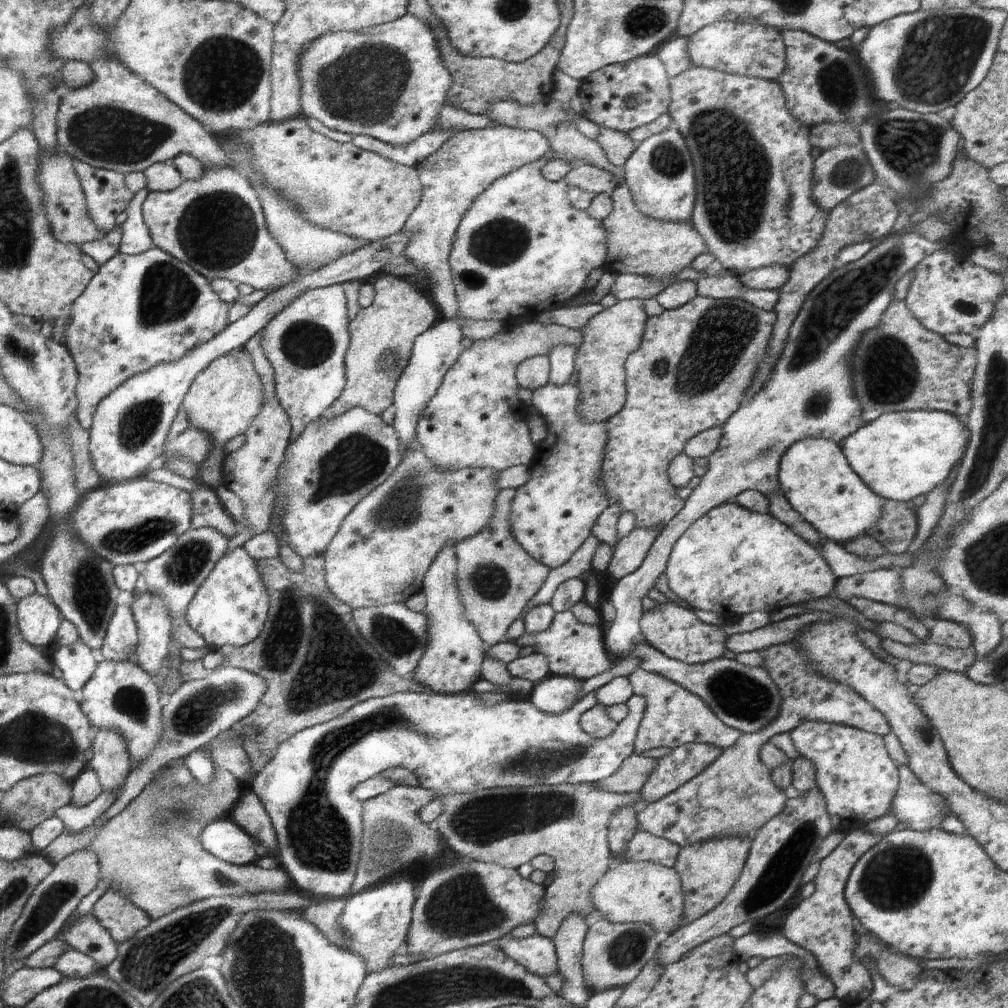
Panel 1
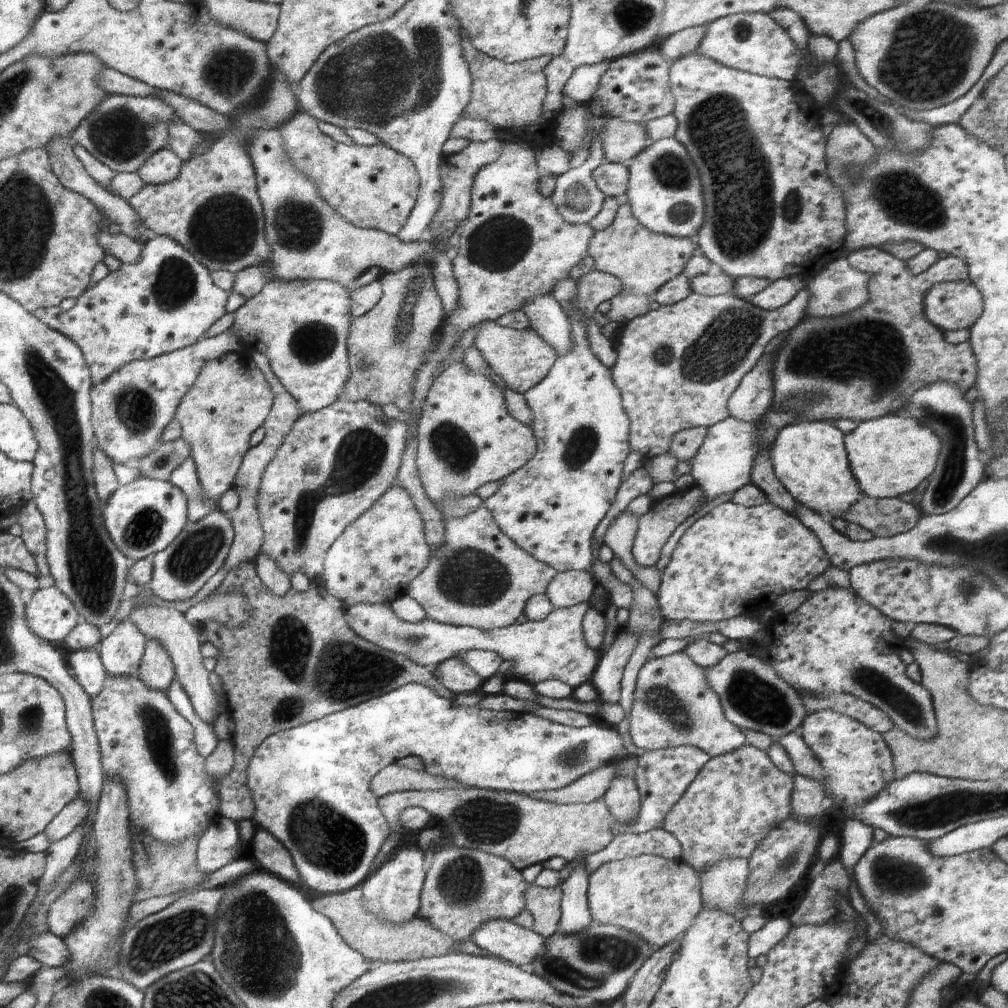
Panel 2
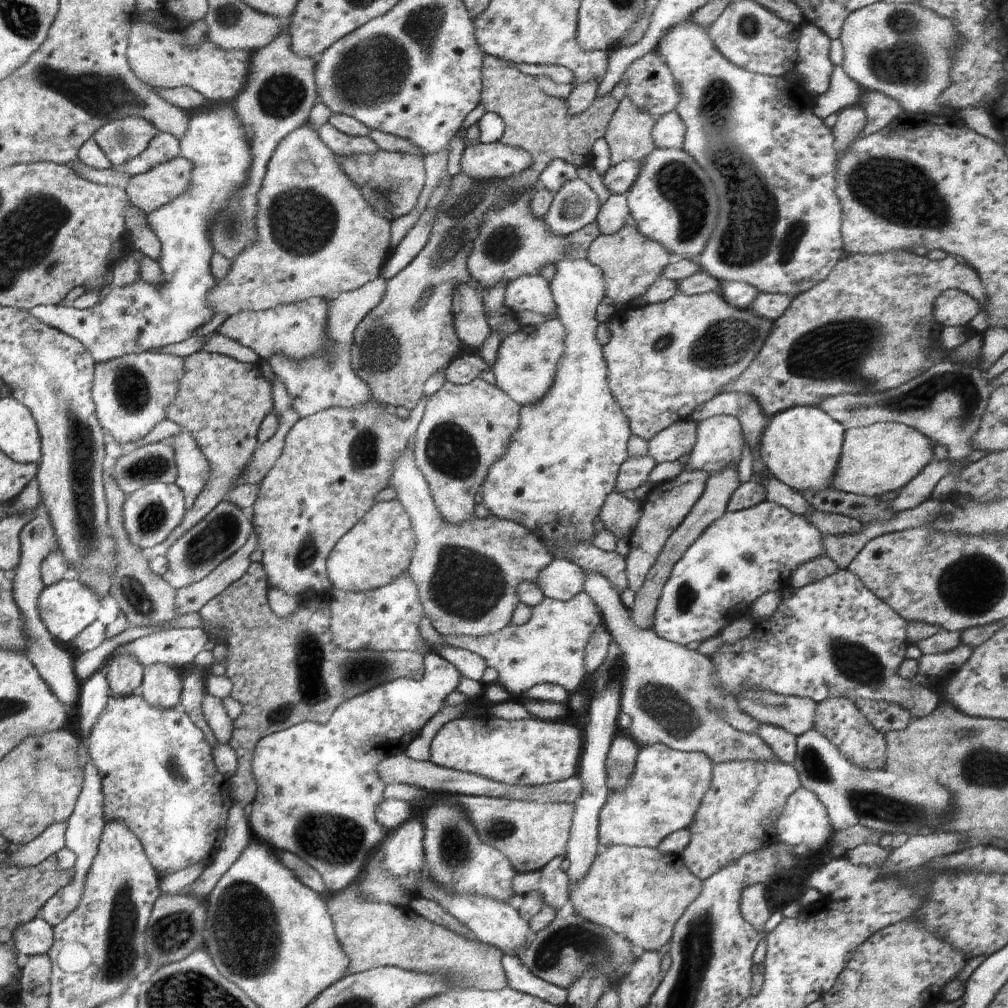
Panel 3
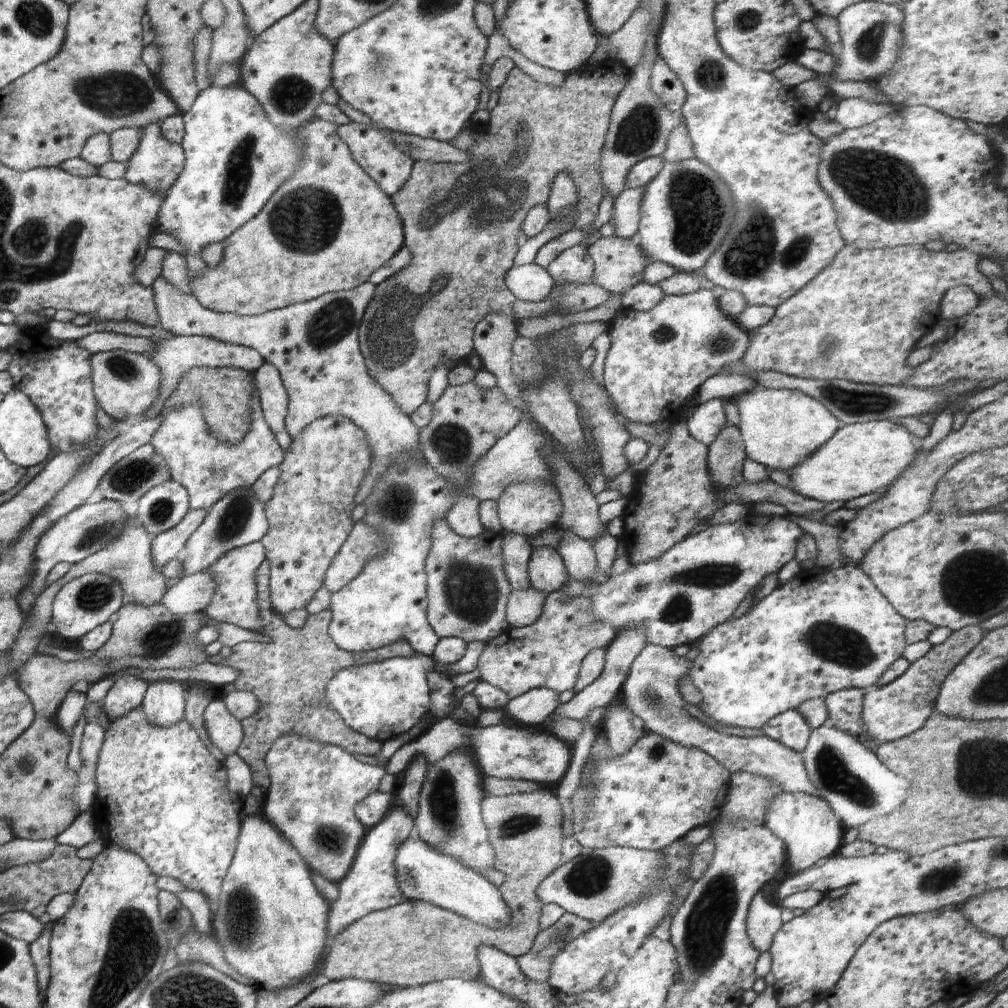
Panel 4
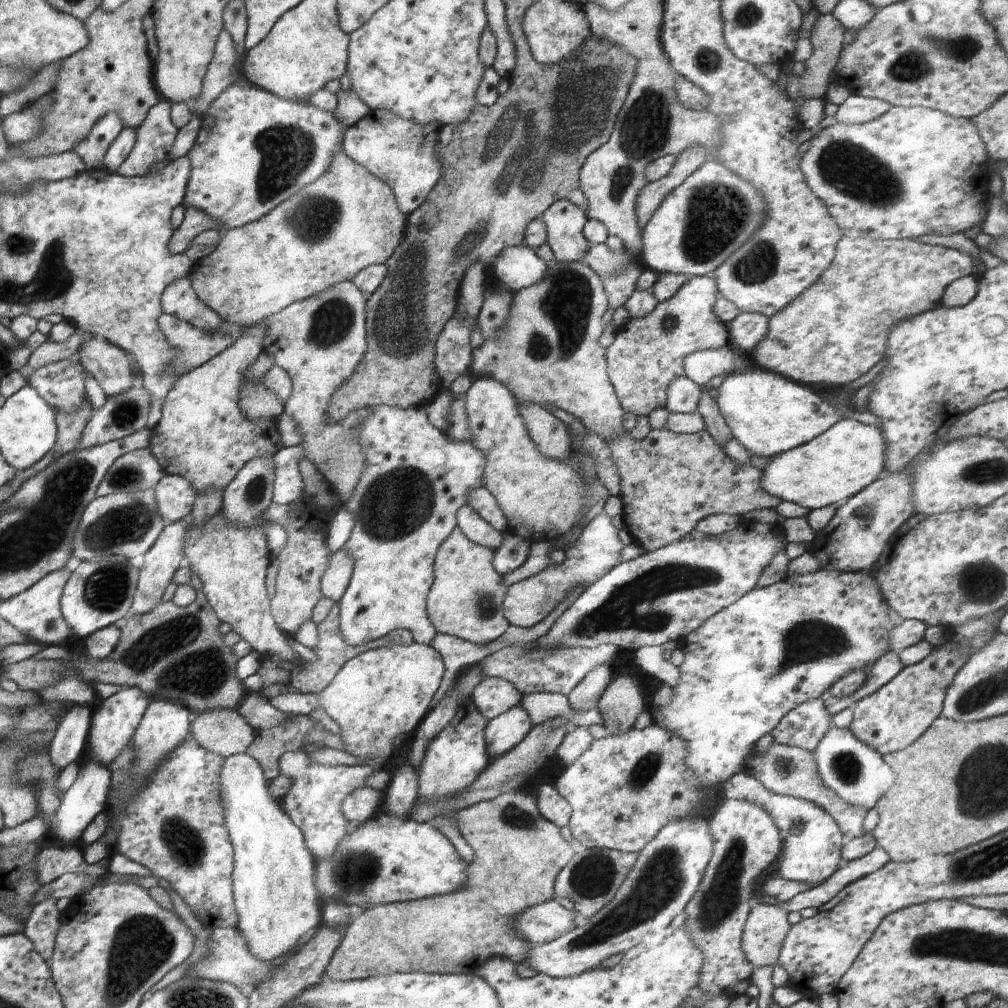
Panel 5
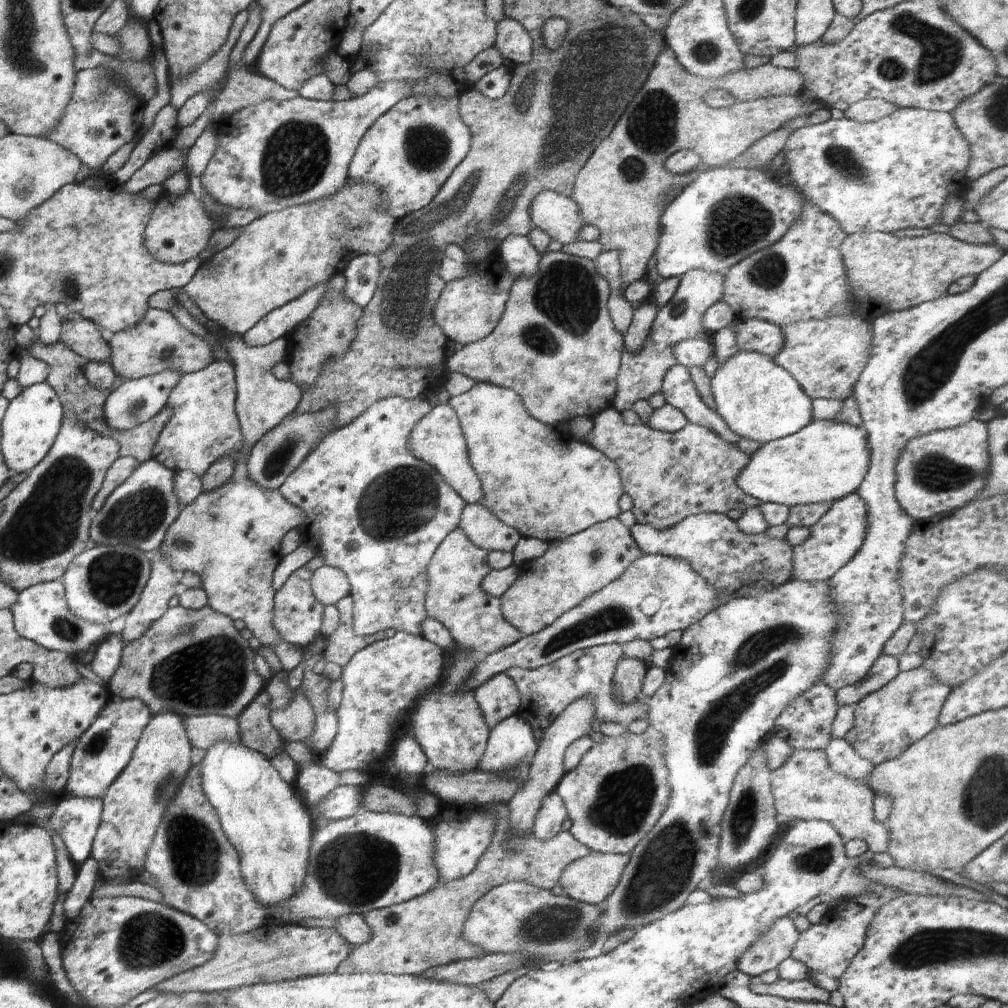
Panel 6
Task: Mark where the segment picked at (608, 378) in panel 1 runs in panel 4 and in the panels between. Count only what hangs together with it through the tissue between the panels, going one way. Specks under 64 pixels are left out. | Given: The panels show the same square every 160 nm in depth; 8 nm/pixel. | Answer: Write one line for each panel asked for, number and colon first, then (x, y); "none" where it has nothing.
2: (643, 260)
3: (630, 262)
4: (619, 264)

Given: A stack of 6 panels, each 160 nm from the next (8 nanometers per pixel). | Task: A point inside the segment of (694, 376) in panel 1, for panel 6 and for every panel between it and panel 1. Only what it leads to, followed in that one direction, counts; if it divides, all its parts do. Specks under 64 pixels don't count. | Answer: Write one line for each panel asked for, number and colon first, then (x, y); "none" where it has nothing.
2: (676, 368)
3: (665, 359)
4: (658, 359)
5: (647, 354)
6: (641, 373)

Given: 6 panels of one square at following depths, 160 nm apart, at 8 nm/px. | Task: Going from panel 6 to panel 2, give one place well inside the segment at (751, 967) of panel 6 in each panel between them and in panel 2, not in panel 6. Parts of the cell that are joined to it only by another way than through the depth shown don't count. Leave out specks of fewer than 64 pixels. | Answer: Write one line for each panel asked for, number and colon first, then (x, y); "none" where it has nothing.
2: (722, 883)
3: (752, 906)
4: (763, 919)
5: (766, 926)

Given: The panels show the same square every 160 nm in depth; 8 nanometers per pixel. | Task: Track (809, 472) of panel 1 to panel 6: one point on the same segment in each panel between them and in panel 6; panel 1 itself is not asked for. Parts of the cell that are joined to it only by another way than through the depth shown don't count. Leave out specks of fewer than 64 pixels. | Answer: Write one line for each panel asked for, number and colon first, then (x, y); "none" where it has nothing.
2: (809, 457)
3: (801, 447)
4: (781, 428)
5: (768, 414)
6: (759, 400)

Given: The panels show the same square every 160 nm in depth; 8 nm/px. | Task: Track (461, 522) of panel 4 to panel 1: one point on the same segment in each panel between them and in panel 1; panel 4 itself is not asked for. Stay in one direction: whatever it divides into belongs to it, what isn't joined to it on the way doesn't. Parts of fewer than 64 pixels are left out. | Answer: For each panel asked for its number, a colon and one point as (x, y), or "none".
1: (475, 420)
2: (466, 437)
3: (465, 429)

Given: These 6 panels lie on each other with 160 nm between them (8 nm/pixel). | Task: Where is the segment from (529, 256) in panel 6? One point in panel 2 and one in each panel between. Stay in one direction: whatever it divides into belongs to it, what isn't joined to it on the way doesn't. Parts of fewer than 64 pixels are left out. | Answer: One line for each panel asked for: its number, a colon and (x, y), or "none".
2: (547, 318)
3: (531, 292)
4: (531, 282)
5: (516, 268)

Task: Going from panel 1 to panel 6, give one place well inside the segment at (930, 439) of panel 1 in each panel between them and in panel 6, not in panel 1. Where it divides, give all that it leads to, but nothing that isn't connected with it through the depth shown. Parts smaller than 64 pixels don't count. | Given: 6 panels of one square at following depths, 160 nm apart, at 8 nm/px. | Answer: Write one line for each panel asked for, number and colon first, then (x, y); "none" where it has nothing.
2: (889, 456)
3: (882, 457)
4: (862, 458)
5: (836, 465)
6: (827, 460)

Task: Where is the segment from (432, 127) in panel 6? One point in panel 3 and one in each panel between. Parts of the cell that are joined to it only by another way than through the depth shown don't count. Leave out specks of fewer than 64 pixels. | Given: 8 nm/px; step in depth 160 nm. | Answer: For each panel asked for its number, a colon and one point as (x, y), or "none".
3: (340, 144)
4: (372, 148)
5: (400, 152)

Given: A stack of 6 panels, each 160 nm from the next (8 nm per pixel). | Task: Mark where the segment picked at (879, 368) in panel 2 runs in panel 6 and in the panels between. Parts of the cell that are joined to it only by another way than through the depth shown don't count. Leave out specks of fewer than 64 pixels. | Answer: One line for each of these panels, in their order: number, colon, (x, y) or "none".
3: (868, 327)
4: (859, 319)
5: (833, 333)
6: (887, 273)

